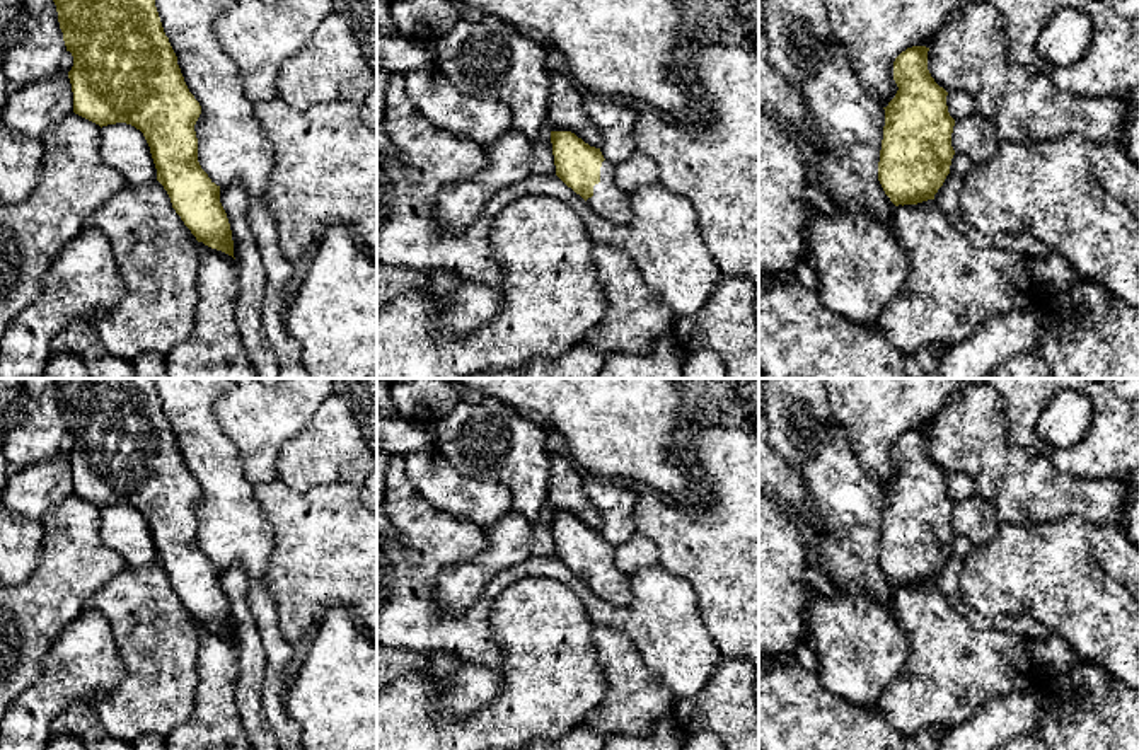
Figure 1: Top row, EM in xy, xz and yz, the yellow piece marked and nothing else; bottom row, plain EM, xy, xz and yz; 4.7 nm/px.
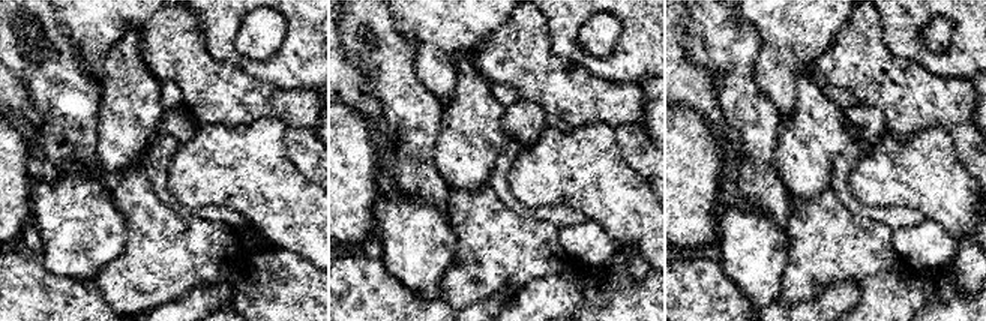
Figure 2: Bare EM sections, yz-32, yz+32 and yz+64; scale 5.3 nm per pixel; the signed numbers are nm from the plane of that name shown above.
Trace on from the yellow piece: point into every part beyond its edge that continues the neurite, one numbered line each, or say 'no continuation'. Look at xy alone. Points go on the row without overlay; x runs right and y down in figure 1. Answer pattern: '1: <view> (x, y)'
no continuation

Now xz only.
1: xz (609, 583)

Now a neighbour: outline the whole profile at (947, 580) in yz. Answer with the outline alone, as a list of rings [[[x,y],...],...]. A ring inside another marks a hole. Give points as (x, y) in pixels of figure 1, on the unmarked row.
[[[955,535],[951,540],[950,556],[934,576],[934,585],[945,595],[950,607],[977,629],[997,629],[1018,634],[1025,639],[1049,636],[1050,629],[1045,626],[1045,622],[1033,619],[1028,614],[1001,614],[994,617],[984,617],[965,603],[960,593],[960,576],[972,547],[974,545],[967,537]]]

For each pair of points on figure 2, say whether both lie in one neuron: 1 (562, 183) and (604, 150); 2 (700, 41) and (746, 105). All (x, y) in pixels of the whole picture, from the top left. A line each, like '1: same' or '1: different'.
1: same
2: same

